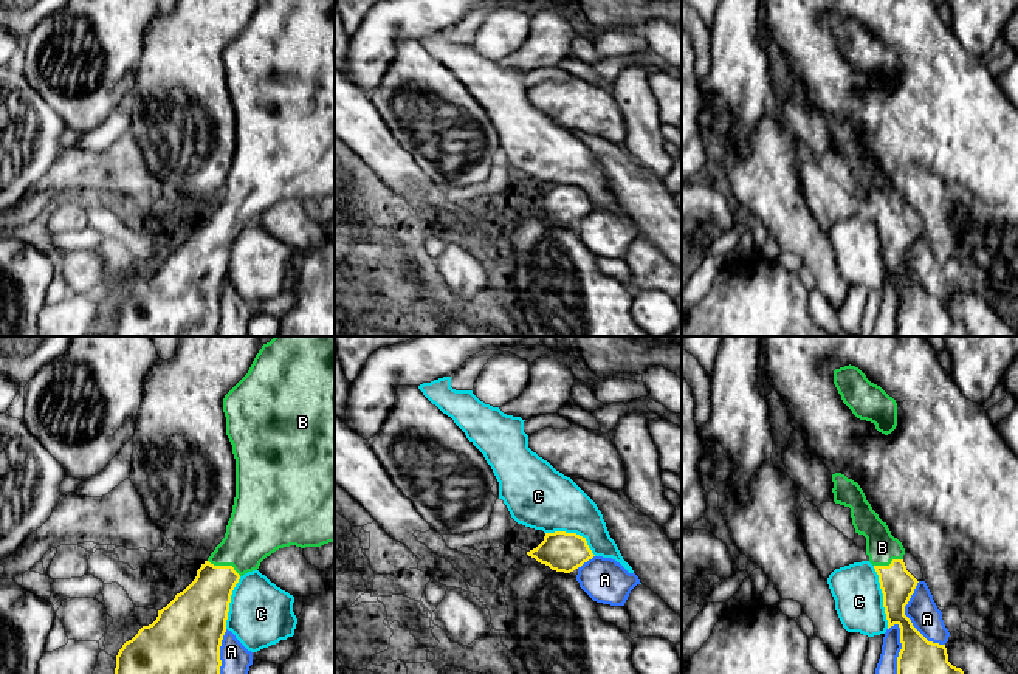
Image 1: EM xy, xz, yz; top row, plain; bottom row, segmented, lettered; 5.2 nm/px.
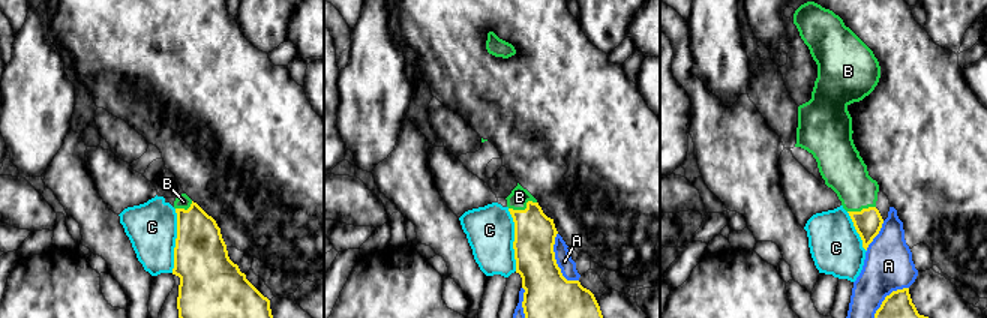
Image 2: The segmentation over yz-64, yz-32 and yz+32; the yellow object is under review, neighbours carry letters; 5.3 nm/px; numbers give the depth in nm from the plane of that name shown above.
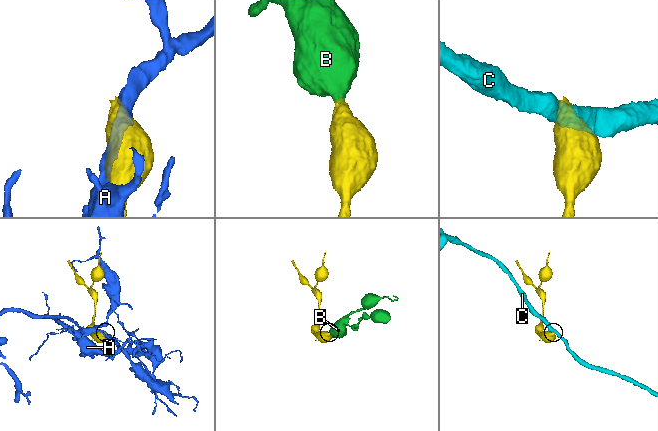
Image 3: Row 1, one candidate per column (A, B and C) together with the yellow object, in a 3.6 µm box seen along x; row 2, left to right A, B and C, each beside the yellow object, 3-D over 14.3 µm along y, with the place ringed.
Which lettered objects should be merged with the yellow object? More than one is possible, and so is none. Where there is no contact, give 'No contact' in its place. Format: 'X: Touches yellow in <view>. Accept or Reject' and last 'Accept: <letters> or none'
A: Touches yellow in yz. Reject
B: Touches yellow in xy. Accept
C: Touches yellow in yz. Reject
Accept: B

